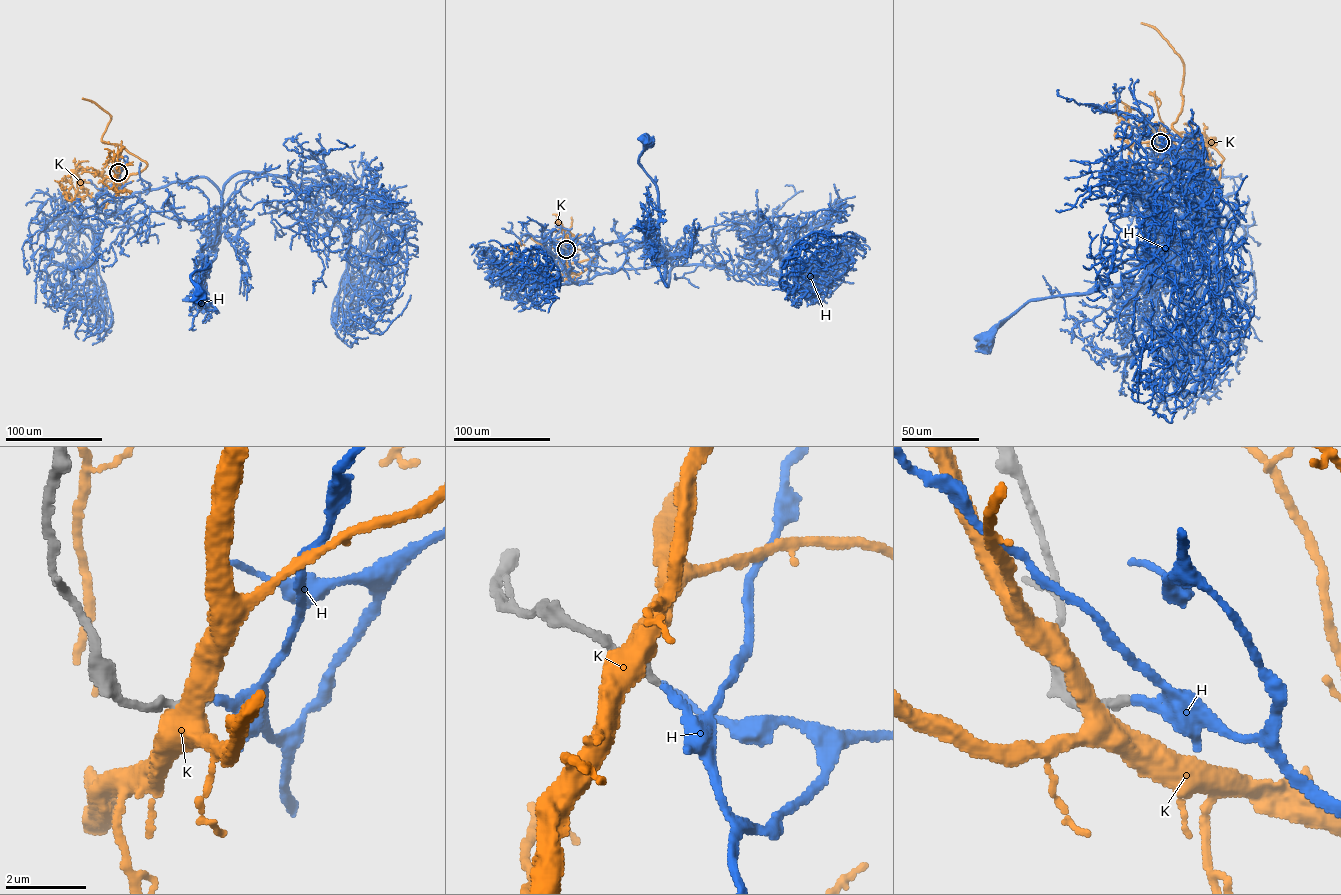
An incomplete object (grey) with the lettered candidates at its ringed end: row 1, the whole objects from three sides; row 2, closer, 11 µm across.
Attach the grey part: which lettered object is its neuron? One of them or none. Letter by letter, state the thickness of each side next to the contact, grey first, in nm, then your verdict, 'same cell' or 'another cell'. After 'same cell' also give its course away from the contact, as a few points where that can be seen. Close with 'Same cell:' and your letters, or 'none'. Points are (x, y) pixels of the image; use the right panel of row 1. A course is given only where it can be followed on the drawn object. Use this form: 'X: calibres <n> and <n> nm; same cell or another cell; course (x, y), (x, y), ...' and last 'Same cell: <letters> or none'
H: calibres 220 and 200 nm; same cell; course (1160, 142), (1181, 181), (1205, 191), (1213, 182), (1147, 205), (1172, 272), (1031, 299), (985, 341)
K: calibres 280 and 480 nm; another cell
Same cell: H

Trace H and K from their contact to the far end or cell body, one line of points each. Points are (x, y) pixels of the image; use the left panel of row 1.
H: (118, 173), (117, 203), (138, 192), (151, 211), (215, 228), (216, 257), (191, 275), (198, 296)
K: (117, 173), (115, 178), (121, 188), (105, 206), (97, 188), (73, 172)

